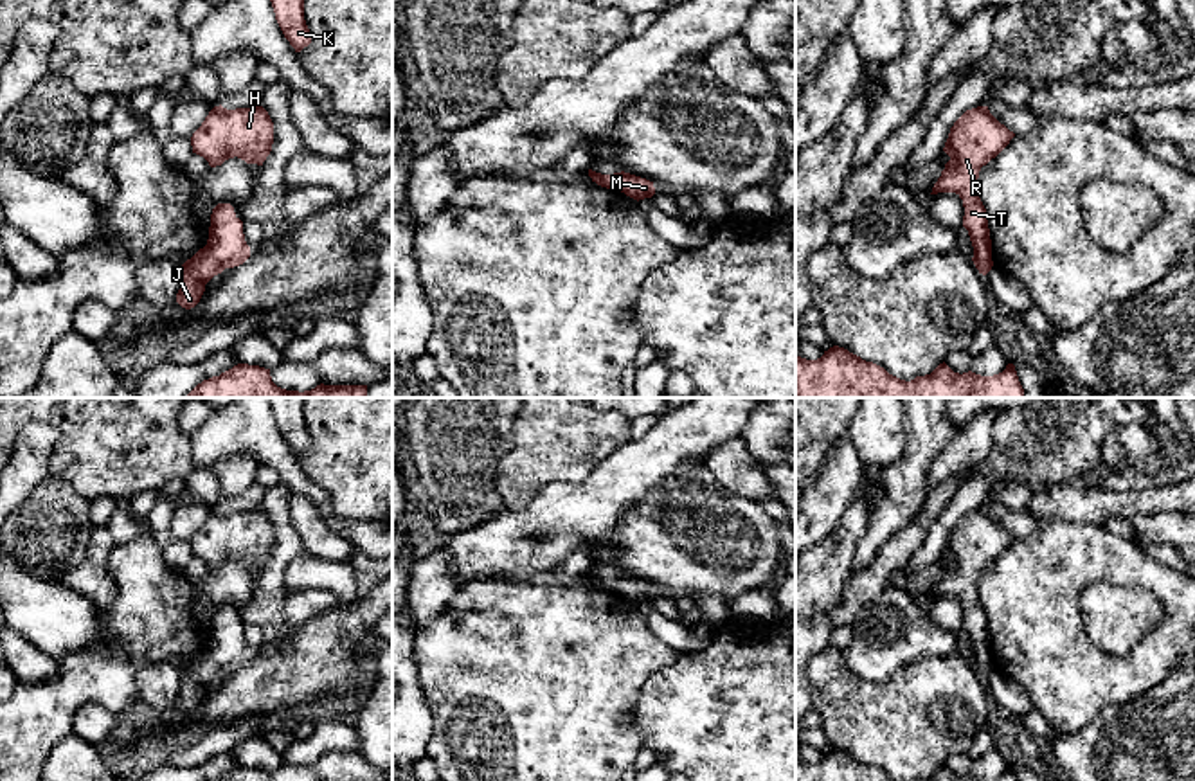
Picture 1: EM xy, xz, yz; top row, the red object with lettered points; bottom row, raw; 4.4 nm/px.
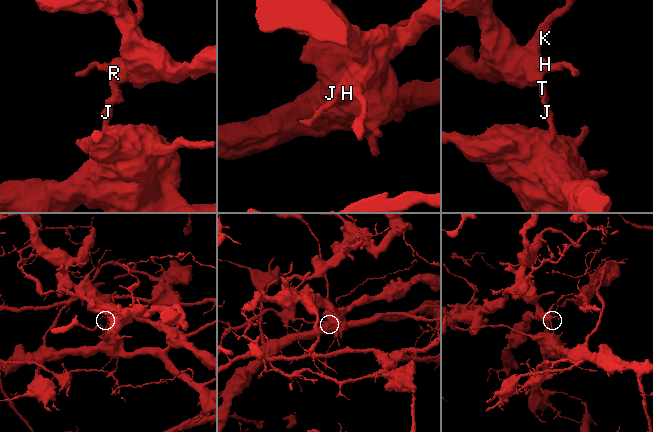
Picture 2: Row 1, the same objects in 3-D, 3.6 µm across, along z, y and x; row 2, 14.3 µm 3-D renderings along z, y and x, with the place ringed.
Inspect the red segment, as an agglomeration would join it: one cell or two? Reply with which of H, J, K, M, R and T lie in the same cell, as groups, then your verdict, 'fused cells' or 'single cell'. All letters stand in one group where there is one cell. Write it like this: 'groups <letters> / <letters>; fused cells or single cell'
groups H K M R T / J; fused cells

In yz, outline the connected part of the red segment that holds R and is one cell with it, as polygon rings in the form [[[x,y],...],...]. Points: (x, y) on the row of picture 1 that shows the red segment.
[[[966,110],[950,128],[943,151],[950,157],[930,194],[956,193],[963,200],[963,227],[974,254],[992,259],[988,214],[979,198],[977,178],[983,166],[995,158],[1015,137],[988,110]]]

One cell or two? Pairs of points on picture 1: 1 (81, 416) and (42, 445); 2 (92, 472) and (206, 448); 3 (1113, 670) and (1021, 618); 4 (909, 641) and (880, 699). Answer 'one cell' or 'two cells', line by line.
1: two cells
2: two cells
3: one cell
4: two cells

